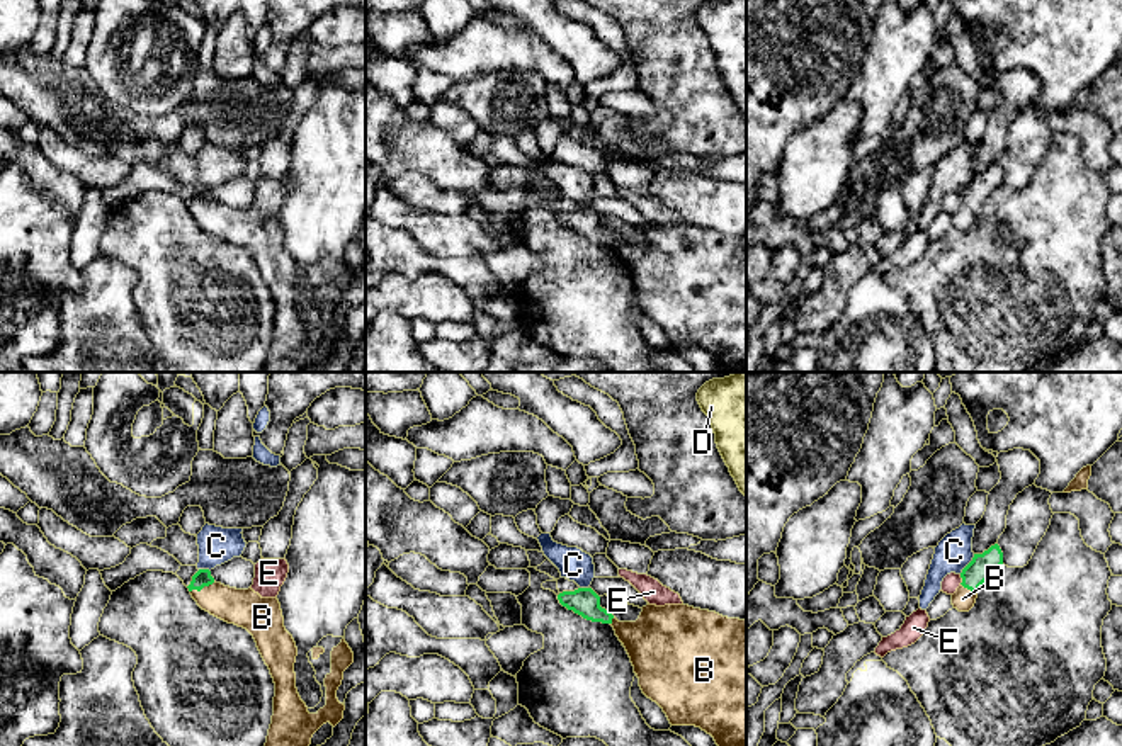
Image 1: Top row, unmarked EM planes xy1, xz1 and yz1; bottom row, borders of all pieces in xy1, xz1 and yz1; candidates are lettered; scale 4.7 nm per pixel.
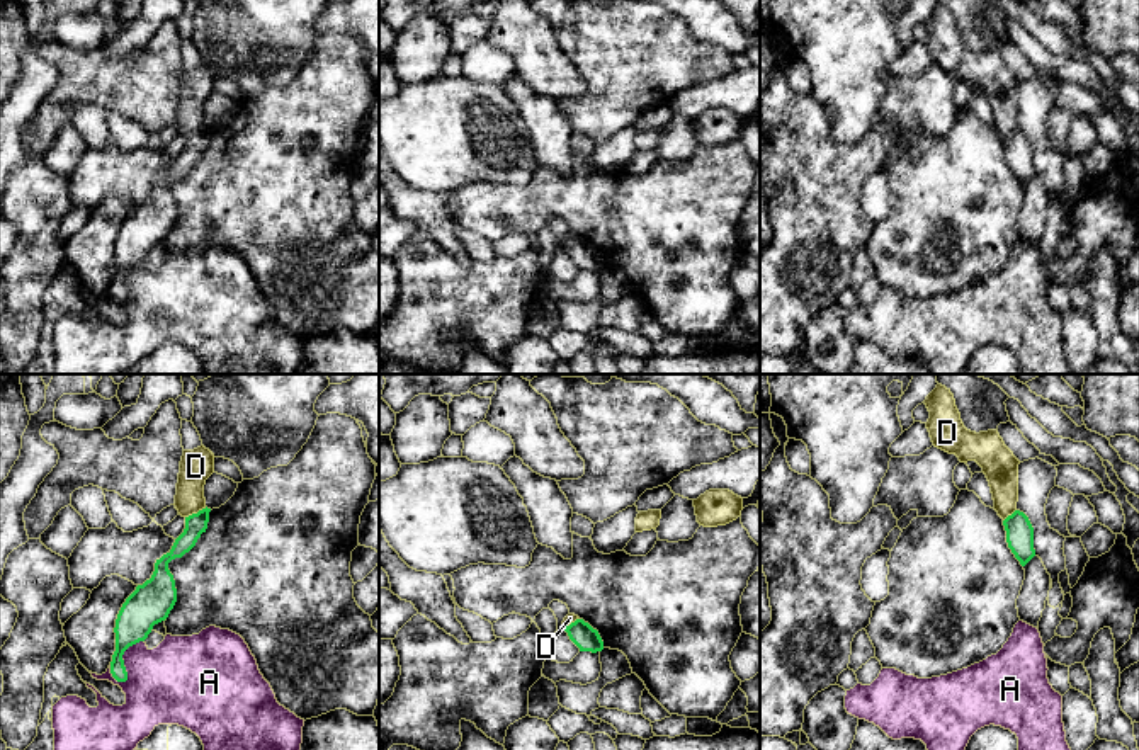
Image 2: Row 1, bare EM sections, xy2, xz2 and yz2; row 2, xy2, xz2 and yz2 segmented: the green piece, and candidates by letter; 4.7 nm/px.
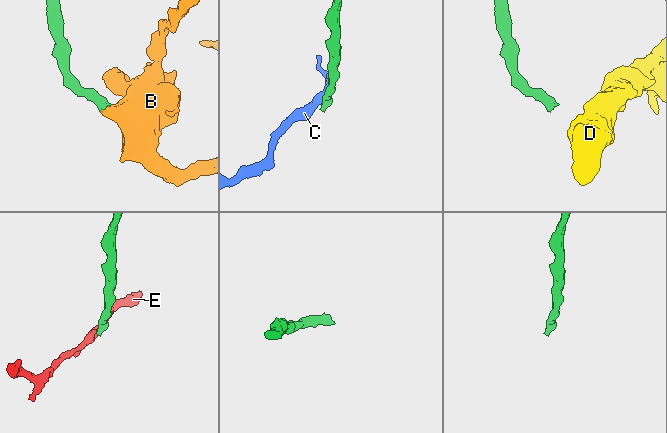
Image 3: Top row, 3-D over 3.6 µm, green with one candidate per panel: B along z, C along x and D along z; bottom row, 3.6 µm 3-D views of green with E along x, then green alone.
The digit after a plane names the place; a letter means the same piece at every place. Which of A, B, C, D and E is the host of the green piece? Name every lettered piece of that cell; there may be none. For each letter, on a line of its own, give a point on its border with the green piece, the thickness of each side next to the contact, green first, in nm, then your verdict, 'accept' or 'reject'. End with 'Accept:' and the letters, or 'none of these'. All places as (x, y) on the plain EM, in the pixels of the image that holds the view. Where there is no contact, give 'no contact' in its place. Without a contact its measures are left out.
A: xy2 (123, 279) | 180/380 nm | reject
B: xy1 (203, 206) | 80/180 nm | accept
C: yz1 (968, 184) | 120/170 nm | reject
D: xy2 (198, 131) | 100/160 nm | reject
E: yz1 (963, 199) | 120/80 nm | reject
Accept: B

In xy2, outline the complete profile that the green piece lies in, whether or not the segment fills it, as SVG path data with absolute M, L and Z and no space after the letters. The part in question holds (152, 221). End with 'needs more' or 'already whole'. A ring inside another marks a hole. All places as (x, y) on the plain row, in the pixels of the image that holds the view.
M211 128L185 136L185 148L175 158L172 168L155 182L150 199L138 204L122 223L116 238L116 270L110 281L110 293L117 301L128 299L124 270L148 257L153 245L165 240L177 221L177 207L168 182L189 172L207 148Z | already whole

